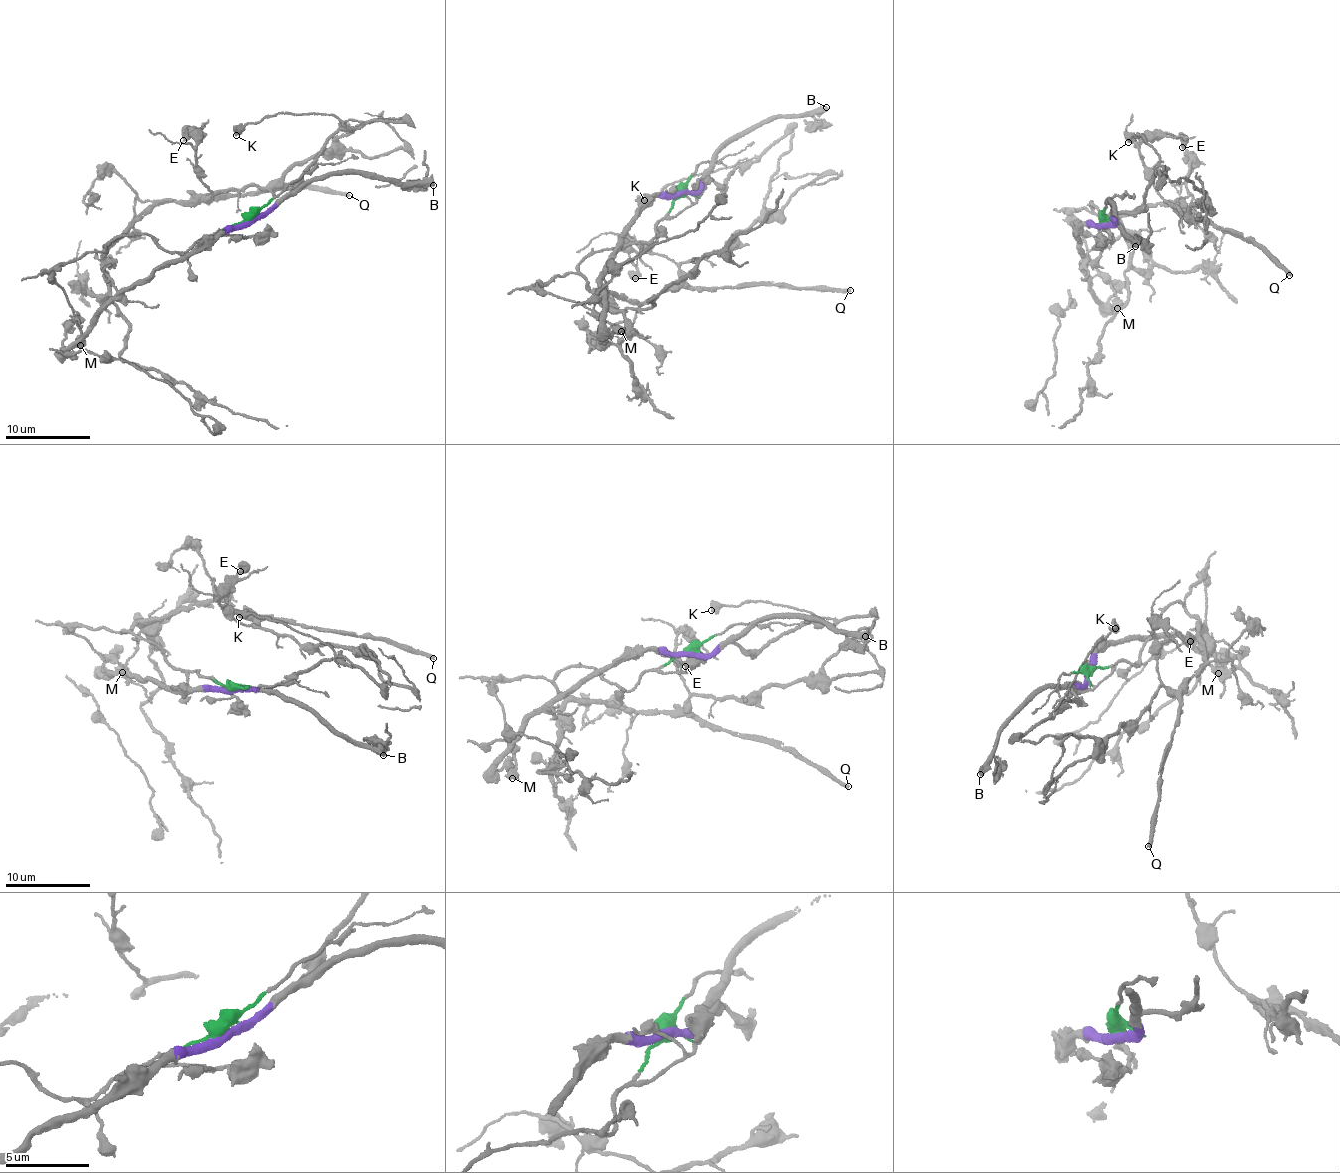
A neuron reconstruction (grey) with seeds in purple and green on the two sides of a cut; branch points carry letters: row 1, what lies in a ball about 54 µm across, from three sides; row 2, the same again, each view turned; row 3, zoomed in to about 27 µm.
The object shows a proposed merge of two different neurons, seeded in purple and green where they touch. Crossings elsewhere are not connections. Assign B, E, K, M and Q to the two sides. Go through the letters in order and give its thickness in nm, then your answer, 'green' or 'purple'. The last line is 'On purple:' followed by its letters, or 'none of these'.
B: 600 nm thick; purple
E: 440 nm thick; green
K: 600 nm thick; purple
M: 750 nm thick; green
Q: 340 nm thick; green
On purple: B, K

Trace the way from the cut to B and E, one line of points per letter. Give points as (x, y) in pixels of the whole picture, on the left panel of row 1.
B: (250, 218), (267, 216), (274, 206), (329, 175), (369, 174), (388, 182), (428, 181), (434, 185)
E: (250, 218), (186, 251), (168, 252), (147, 234), (104, 250), (154, 203), (212, 192), (193, 126), (182, 140)

